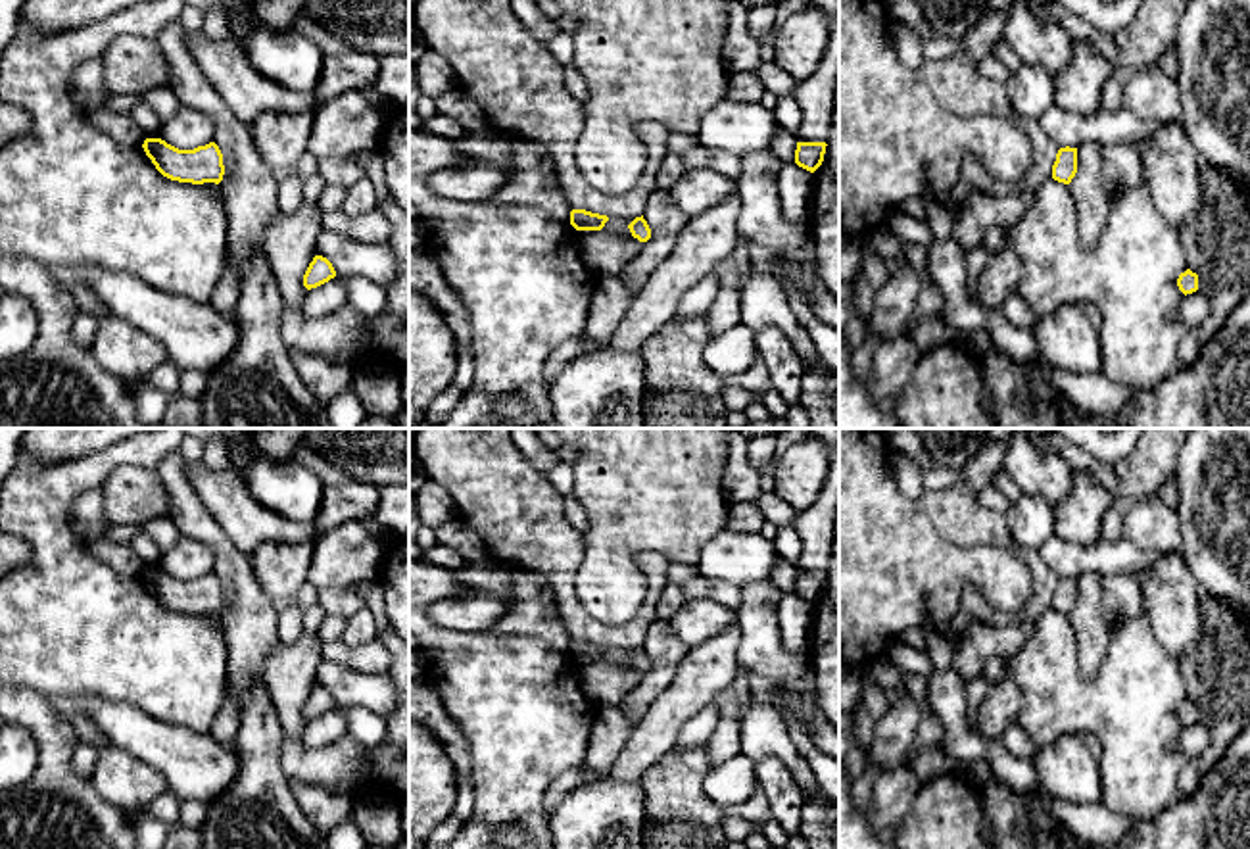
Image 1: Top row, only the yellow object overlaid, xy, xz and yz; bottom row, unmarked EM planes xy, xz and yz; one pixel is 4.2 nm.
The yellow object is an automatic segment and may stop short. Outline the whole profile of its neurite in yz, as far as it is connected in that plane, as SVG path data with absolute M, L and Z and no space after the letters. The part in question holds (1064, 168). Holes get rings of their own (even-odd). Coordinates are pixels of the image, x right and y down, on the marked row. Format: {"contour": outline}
{"contour": "M1060 148L1052 165L1052 179L1070 184L1077 173L1077 148Z"}

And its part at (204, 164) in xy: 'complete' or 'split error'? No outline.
complete

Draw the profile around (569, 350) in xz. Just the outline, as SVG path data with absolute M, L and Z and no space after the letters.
M566 340L563 342L547 359L543 367L543 382L549 384L561 369L576 359L582 353L593 352L597 348L609 348L609 346L599 346L597 342L584 342L584 340Z

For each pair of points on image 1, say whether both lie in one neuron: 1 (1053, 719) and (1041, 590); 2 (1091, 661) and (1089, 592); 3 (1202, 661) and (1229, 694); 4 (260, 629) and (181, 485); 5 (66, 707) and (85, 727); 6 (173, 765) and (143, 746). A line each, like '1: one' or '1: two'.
1: two
2: one
3: one
4: one
5: one
6: one

